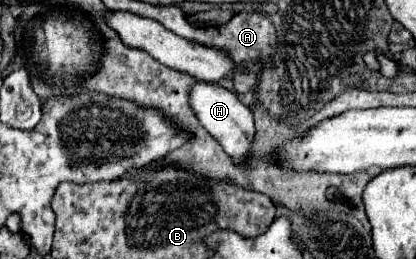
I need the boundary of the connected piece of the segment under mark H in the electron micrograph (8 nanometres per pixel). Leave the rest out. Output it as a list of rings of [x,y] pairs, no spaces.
[[[195,81],[191,85],[189,91],[189,105],[195,111],[199,123],[223,145],[223,149],[235,159],[235,161],[243,161],[249,155],[251,149],[251,139],[255,133],[253,127],[253,115],[251,109],[245,107],[237,95],[221,85],[213,85],[213,83],[205,83],[205,81]]]

